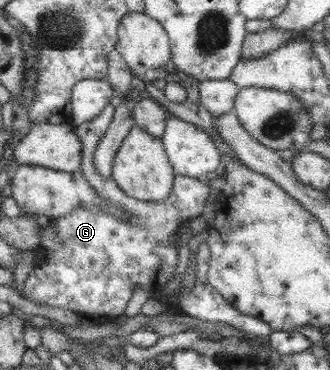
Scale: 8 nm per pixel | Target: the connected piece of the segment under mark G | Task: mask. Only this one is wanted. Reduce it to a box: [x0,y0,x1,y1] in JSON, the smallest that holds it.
[23,105,272,337]

